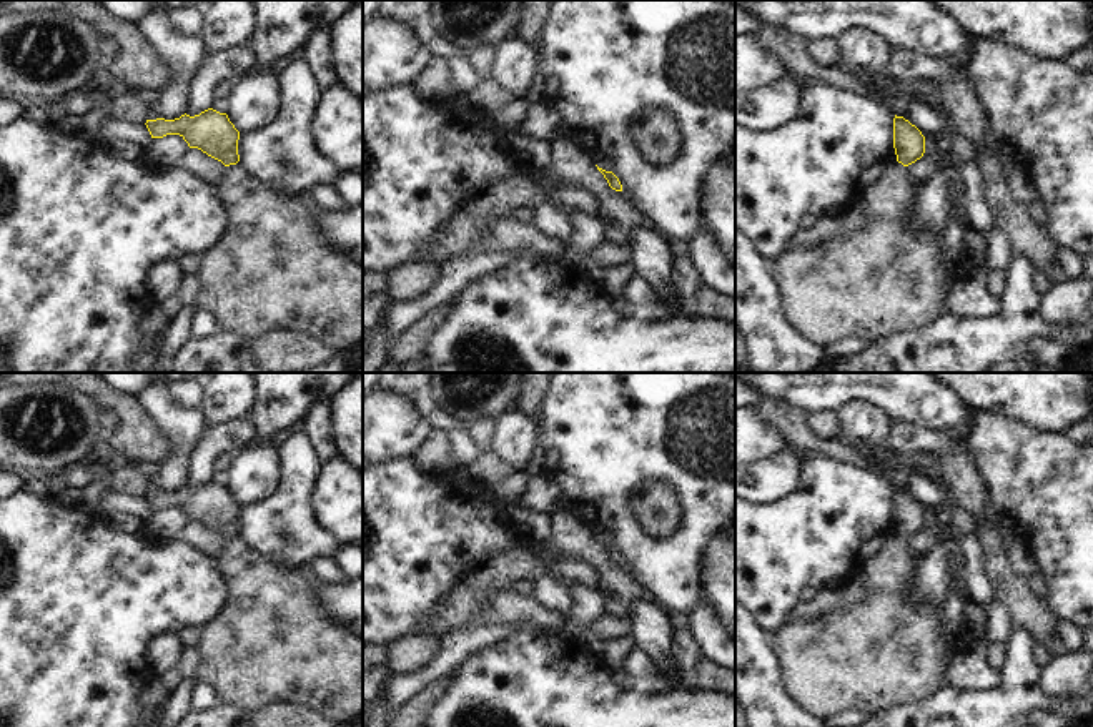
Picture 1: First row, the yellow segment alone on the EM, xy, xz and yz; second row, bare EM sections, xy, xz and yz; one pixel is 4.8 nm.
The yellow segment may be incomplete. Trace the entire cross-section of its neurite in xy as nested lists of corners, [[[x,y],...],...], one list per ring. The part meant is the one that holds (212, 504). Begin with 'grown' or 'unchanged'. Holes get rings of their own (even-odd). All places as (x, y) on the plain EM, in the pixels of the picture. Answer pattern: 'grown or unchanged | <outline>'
grown | [[[151,471],[146,472],[150,482],[145,497],[151,511],[180,507],[190,521],[201,522],[208,529],[221,534],[225,539],[236,537],[240,534],[240,504],[230,494],[226,486],[208,481],[195,489],[185,486],[180,491],[165,492]]]

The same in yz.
unchanged | [[[903,489],[893,491],[893,521],[897,534],[908,539],[925,526],[925,509]]]

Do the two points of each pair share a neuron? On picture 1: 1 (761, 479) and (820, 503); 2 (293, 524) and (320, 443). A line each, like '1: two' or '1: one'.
1: two
2: two

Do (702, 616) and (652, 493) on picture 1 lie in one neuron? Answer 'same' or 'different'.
different

